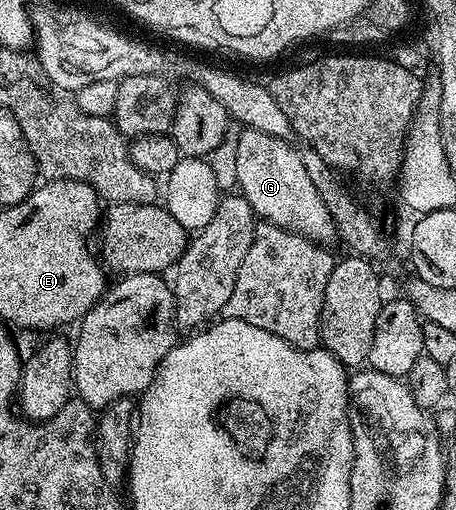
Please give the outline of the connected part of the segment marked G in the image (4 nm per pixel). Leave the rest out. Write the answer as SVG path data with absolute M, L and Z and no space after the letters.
M244 128L238 137L237 154L237 184L240 194L251 203L254 214L268 224L283 227L293 233L301 234L309 241L329 245L337 236L337 225L327 209L326 203L319 196L315 183L308 176L307 167L303 164L296 148L289 142L269 133Z

